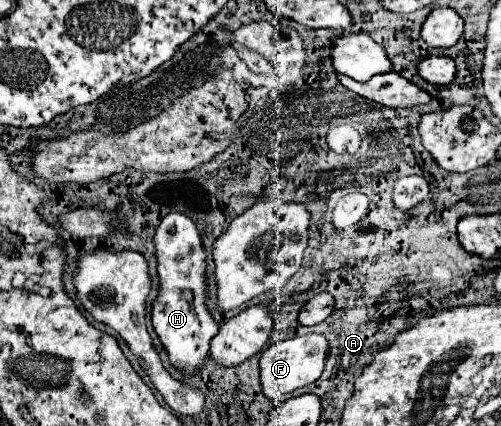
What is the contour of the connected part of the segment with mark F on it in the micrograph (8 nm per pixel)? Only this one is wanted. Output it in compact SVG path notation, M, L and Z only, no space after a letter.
M320 334L296 336L270 346L266 352L262 352L262 358L260 358L260 384L262 384L264 396L270 400L278 400L286 394L292 394L298 388L304 388L316 382L324 370L326 354L328 354L328 342Z

